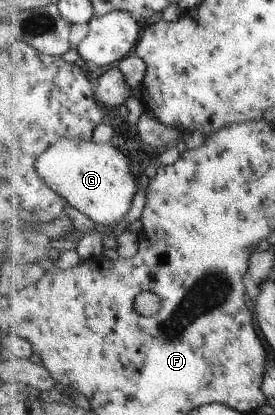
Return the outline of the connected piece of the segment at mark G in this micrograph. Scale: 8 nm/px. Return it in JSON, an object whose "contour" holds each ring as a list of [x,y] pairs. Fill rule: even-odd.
{"contour":[[[67,137],[38,159],[36,169],[40,176],[68,199],[69,204],[88,215],[96,224],[118,225],[126,219],[138,193],[139,180],[134,178],[128,157],[110,143],[84,141]]]}

